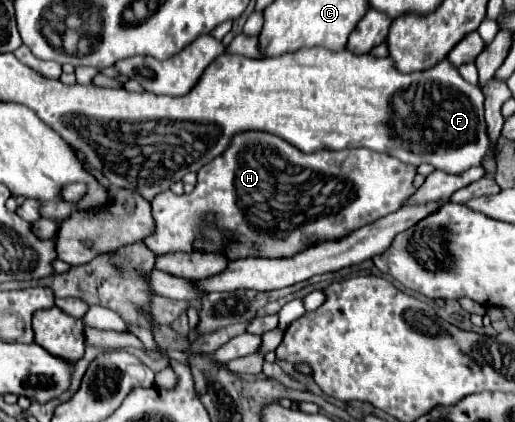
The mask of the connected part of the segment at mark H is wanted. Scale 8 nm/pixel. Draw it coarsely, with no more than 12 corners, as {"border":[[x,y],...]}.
{"border":[[238,132],[192,194],[150,204],[156,256],[200,216],[230,260],[292,256],[396,212],[416,166]]}

